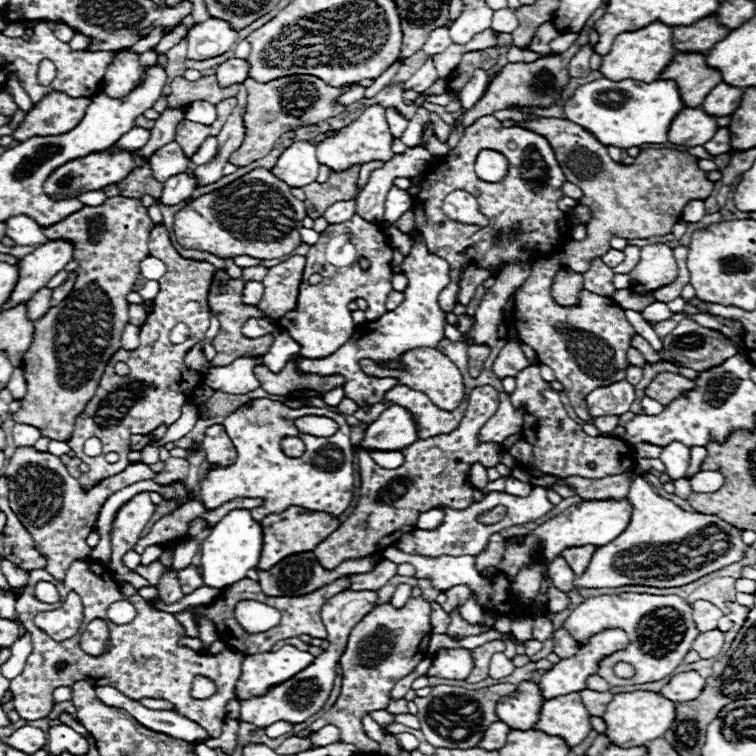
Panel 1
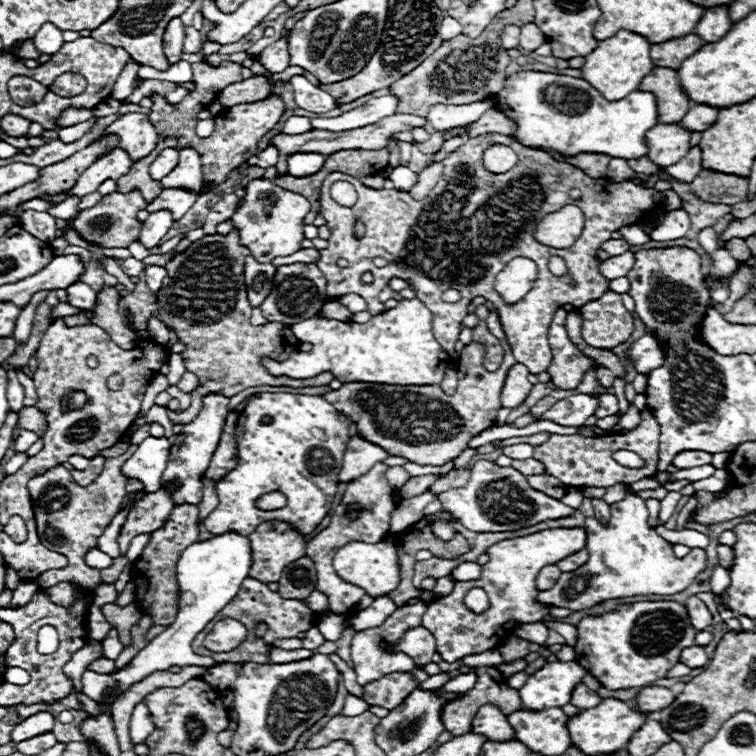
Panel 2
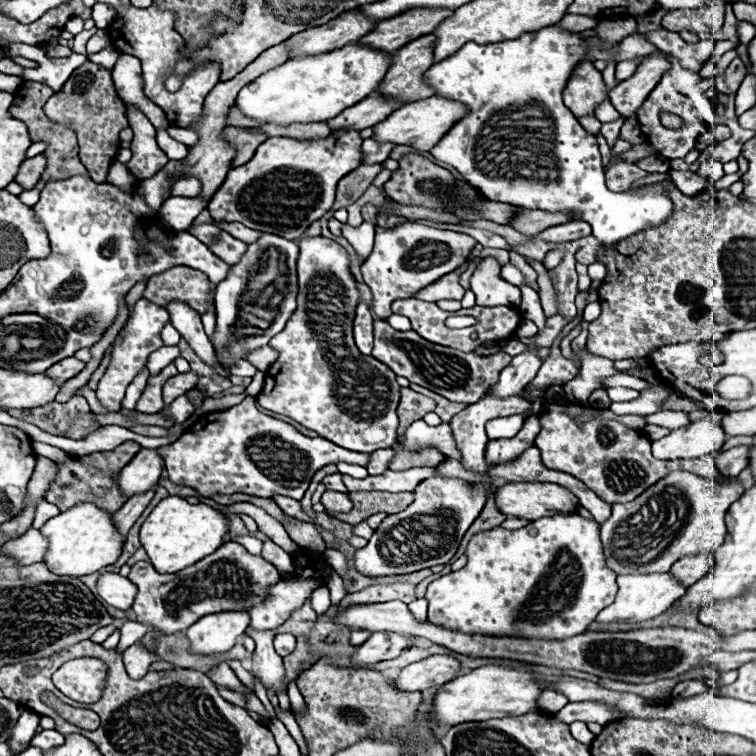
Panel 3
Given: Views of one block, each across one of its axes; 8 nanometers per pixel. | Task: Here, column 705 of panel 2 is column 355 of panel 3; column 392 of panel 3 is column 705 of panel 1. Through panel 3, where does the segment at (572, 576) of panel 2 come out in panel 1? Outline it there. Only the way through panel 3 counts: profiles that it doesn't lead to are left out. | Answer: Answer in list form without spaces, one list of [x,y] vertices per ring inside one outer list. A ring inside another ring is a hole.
[[[640,476],[634,478],[628,500],[632,502],[632,522],[616,540],[596,548],[588,570],[574,580],[578,588],[618,588],[626,584],[656,588],[684,586],[742,560],[750,548],[742,542],[742,530],[734,524],[712,514],[682,510],[658,496]]]

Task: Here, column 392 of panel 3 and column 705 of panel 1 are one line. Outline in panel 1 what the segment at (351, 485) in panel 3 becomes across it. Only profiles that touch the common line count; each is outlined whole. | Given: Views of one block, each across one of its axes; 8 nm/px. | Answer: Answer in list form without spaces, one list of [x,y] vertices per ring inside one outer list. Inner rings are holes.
[[[718,470],[712,472],[698,472],[694,478],[690,478],[692,484],[692,492],[714,492],[724,484],[724,476]]]

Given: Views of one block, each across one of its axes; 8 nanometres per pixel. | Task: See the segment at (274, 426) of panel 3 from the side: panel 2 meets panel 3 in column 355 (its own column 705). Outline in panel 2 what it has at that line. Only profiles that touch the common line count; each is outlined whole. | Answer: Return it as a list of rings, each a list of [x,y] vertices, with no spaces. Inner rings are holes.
[[[684,450],[684,454],[676,454],[672,464],[680,470],[684,468],[694,468],[694,466],[704,466],[712,462],[712,454],[704,454],[700,450]]]

